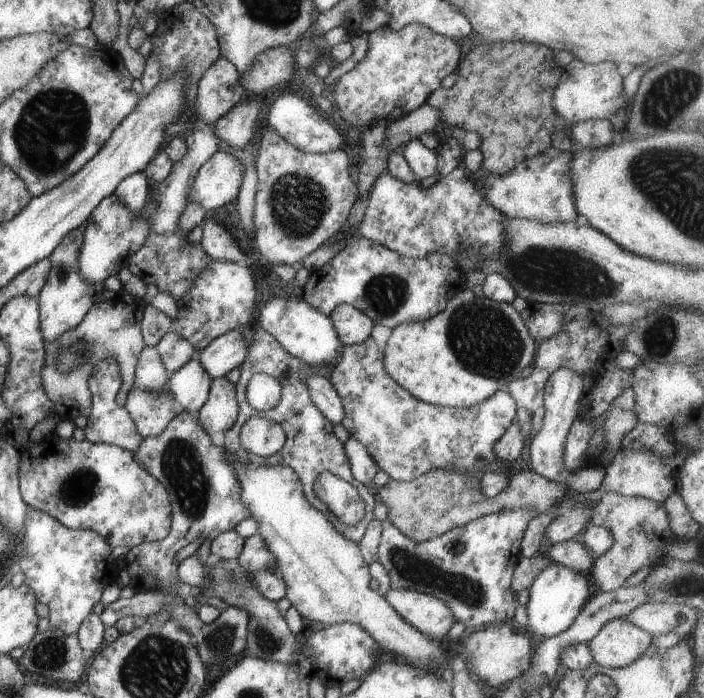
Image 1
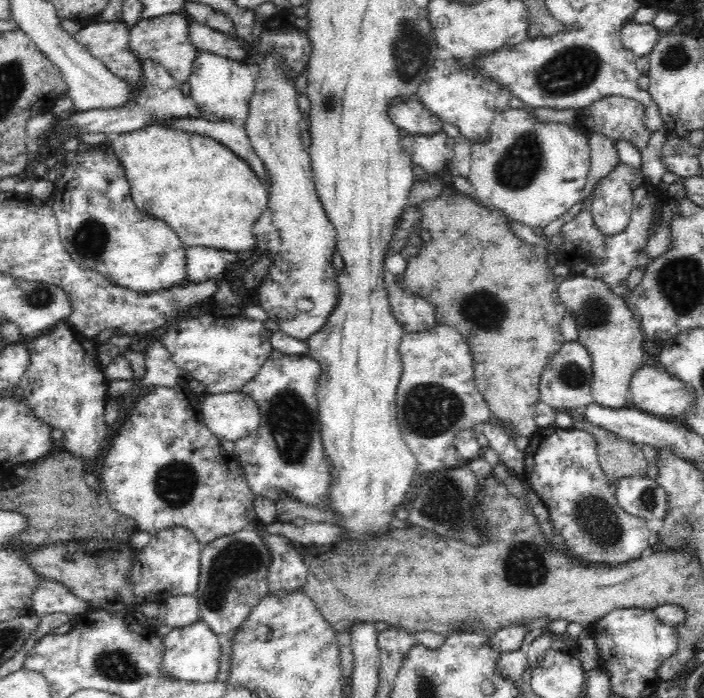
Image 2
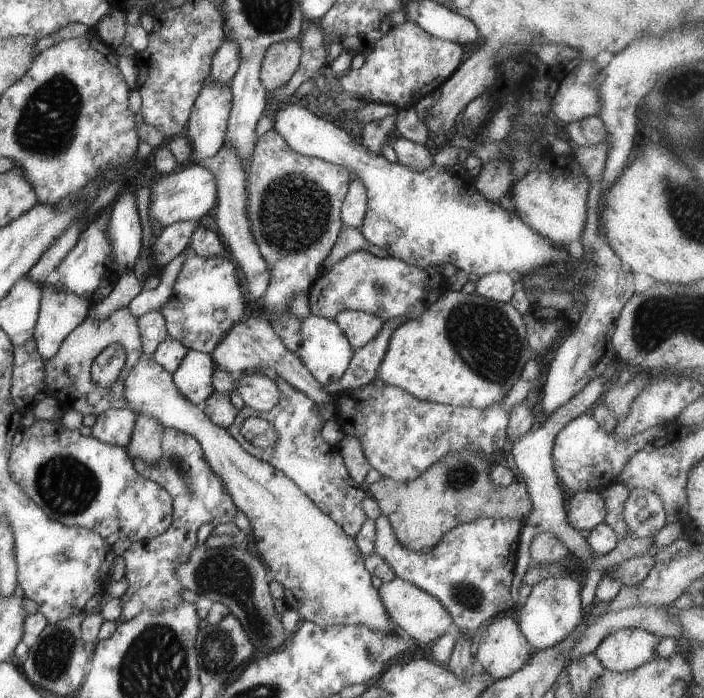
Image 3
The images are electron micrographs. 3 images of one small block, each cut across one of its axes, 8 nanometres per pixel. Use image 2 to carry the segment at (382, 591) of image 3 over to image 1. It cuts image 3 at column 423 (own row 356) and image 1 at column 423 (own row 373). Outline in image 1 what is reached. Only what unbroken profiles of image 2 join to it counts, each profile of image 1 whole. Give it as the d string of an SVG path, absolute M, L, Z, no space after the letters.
M390 589L385 599L410 626L438 640L445 639L456 621L445 602L426 593Z

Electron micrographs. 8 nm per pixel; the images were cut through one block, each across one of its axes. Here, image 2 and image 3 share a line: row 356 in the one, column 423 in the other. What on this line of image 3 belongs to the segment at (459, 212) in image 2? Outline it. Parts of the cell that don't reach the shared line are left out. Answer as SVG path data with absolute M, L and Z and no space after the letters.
M469 449L450 453L416 480L395 481L382 476L380 481L369 484L370 494L403 547L413 551L429 551L455 526L482 517L516 519L523 523L532 512L527 490L520 483L506 487L492 484L492 475L486 466L488 461L488 457L476 455Z

